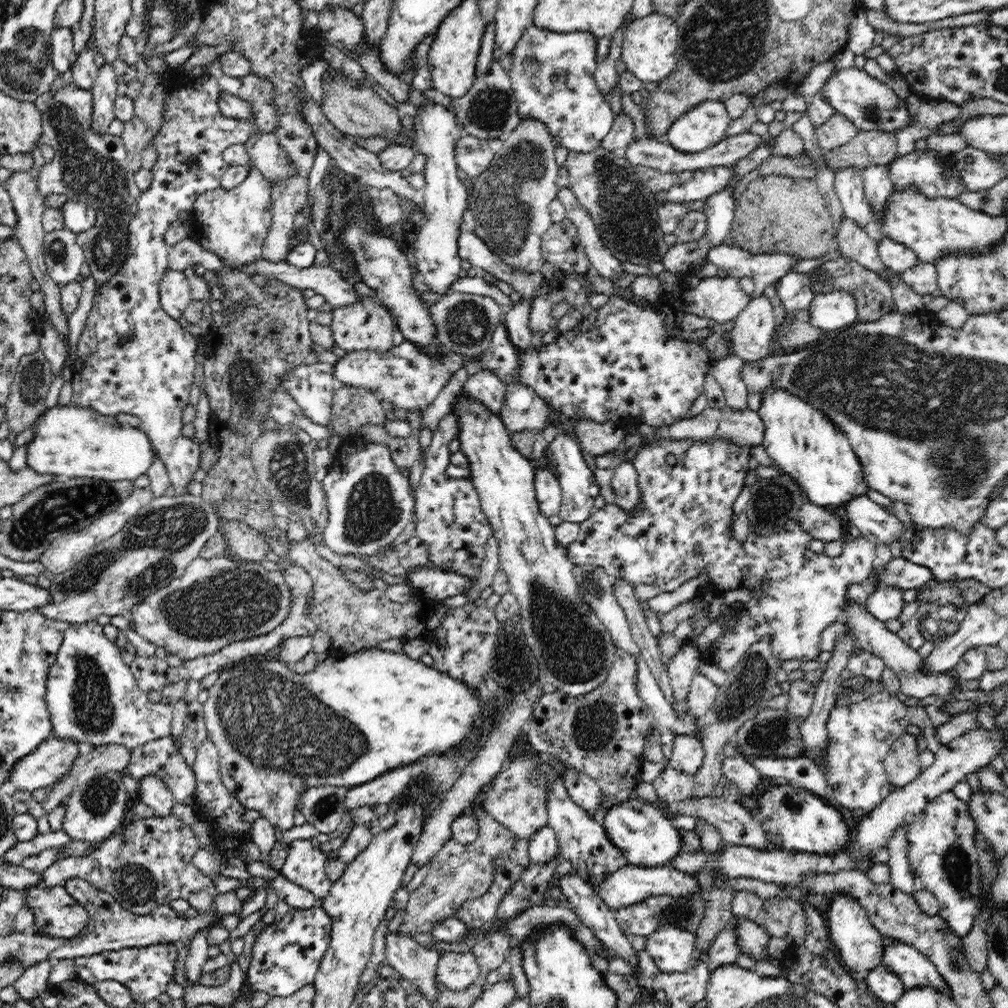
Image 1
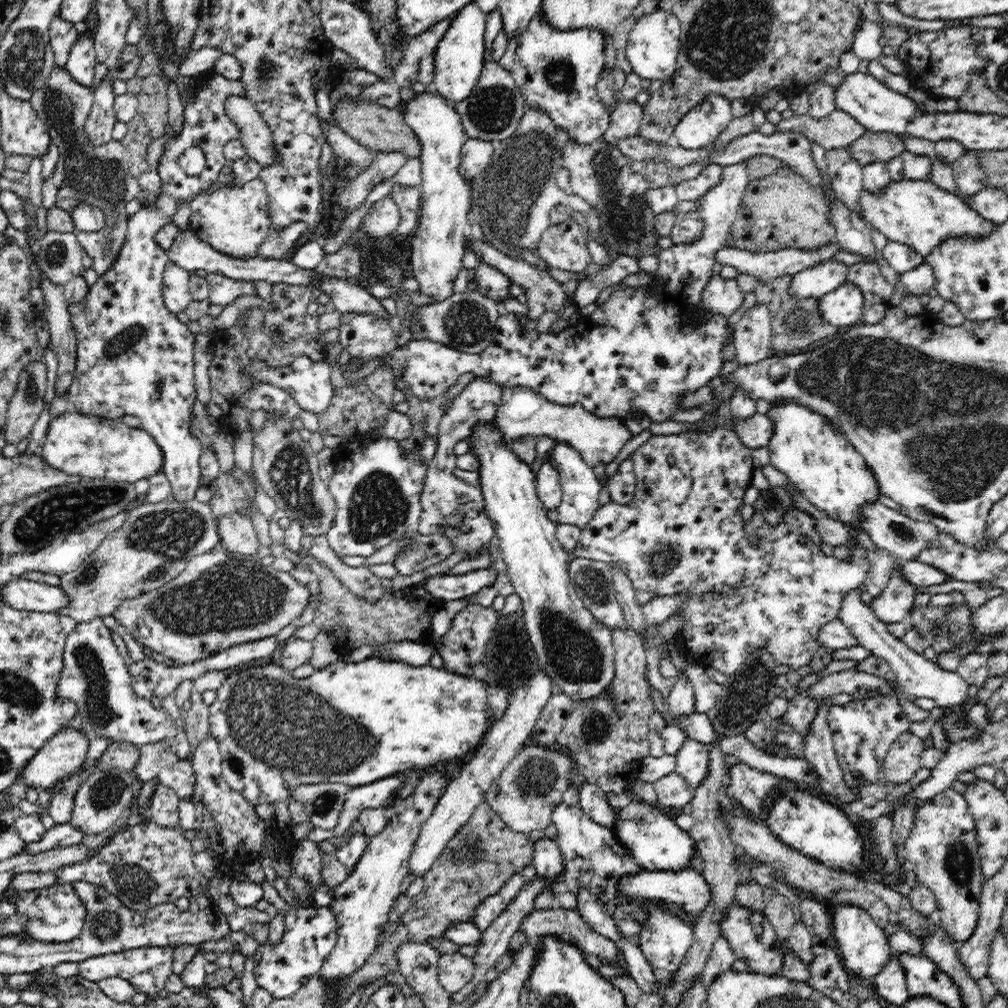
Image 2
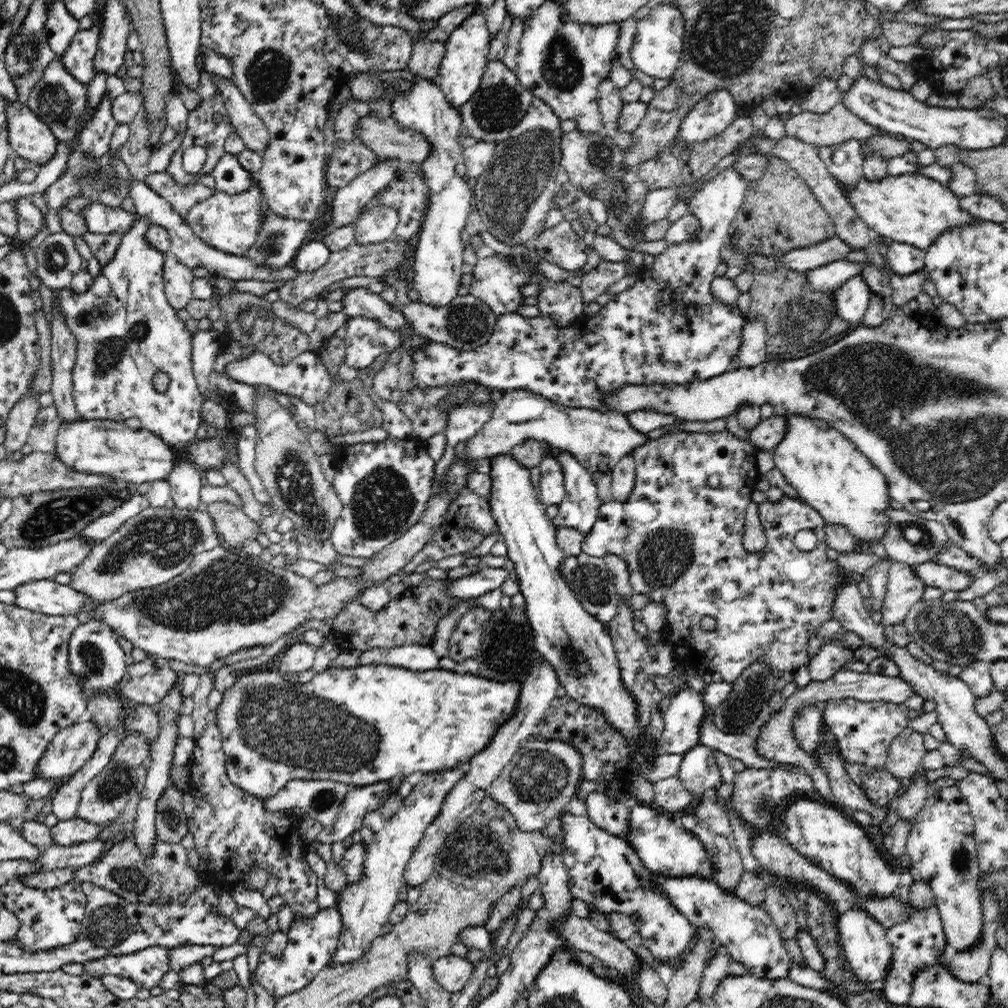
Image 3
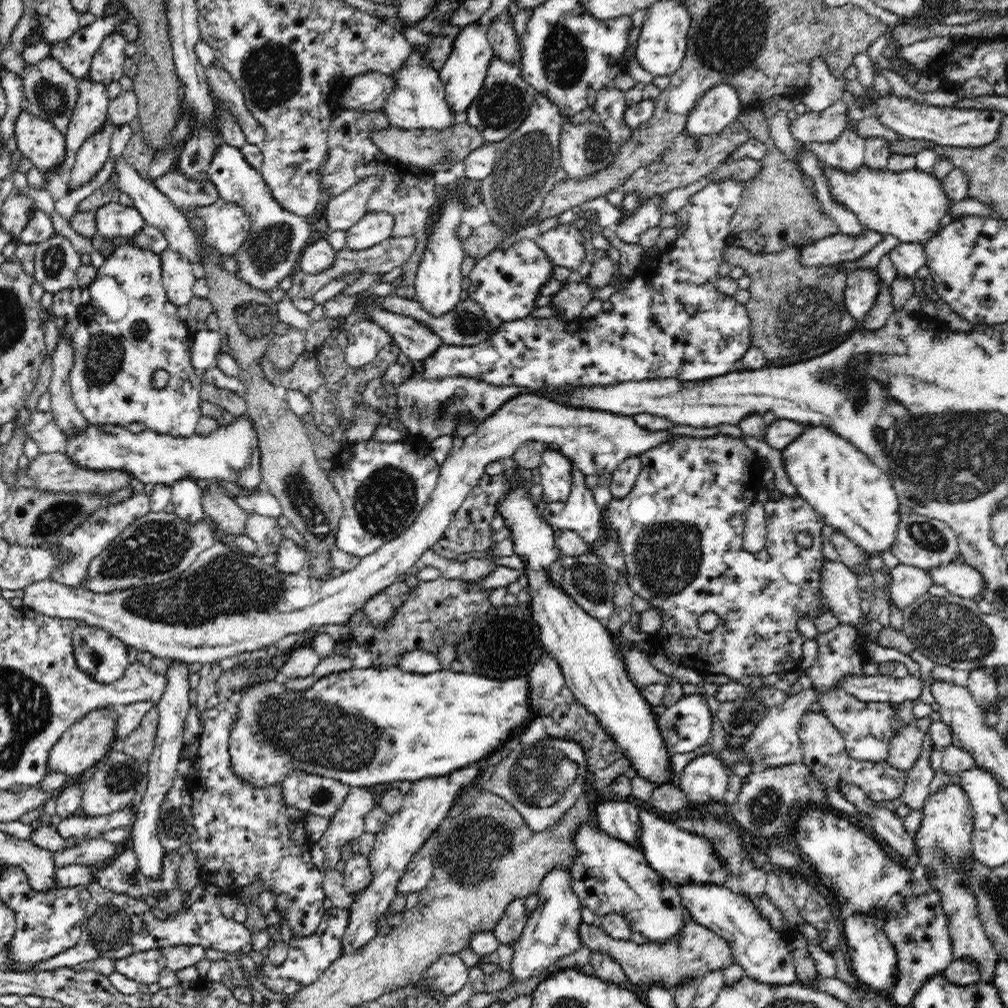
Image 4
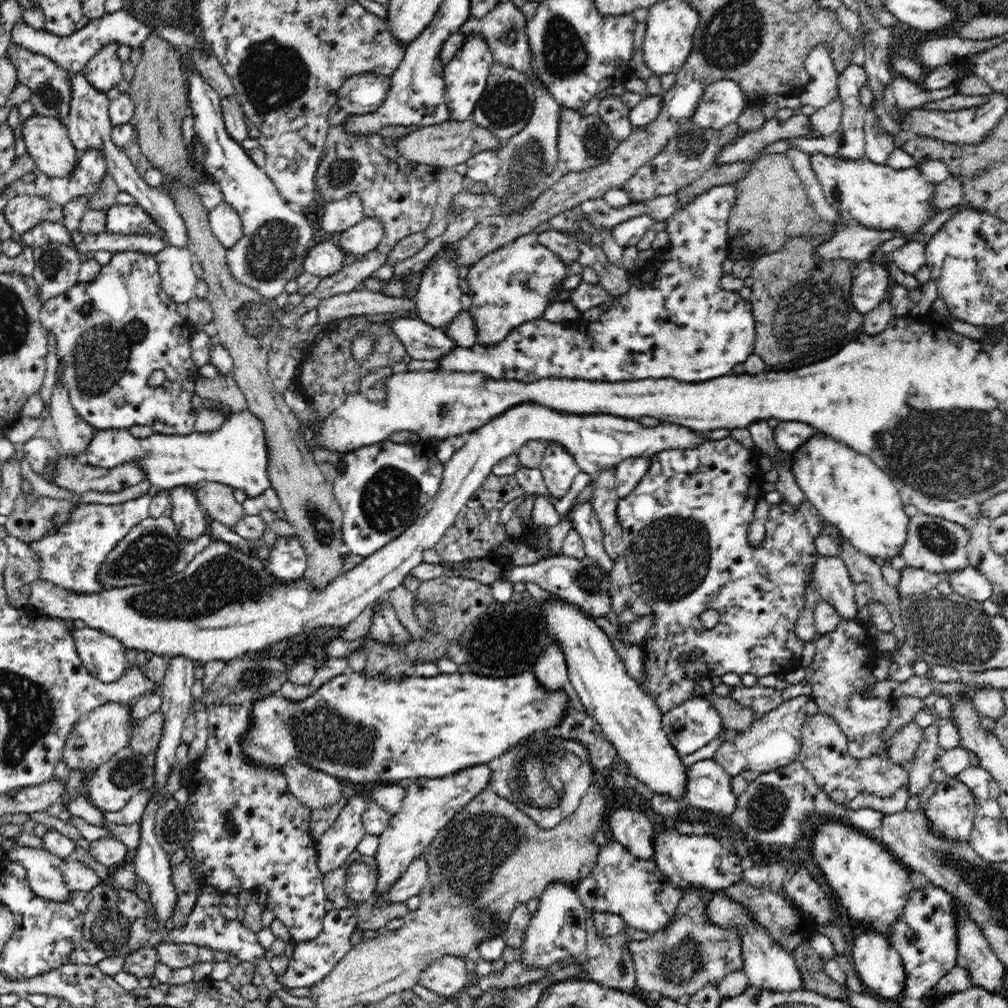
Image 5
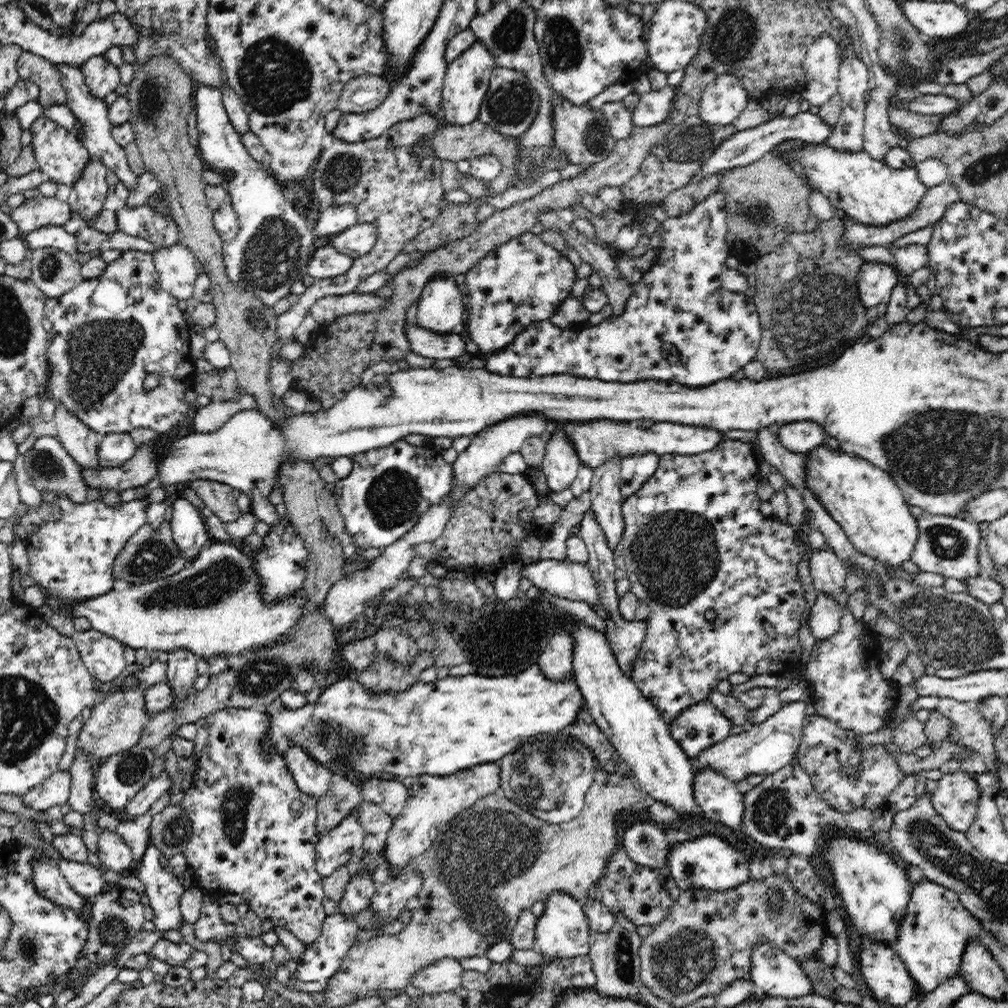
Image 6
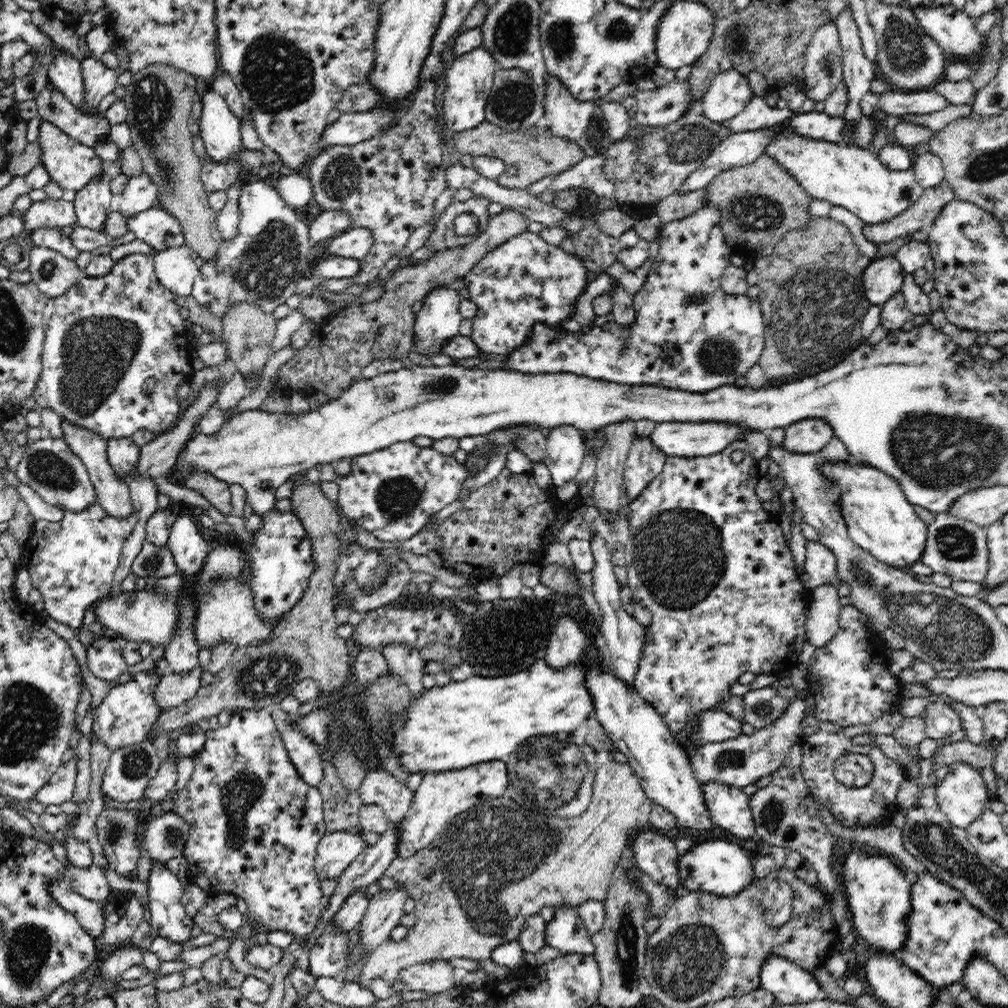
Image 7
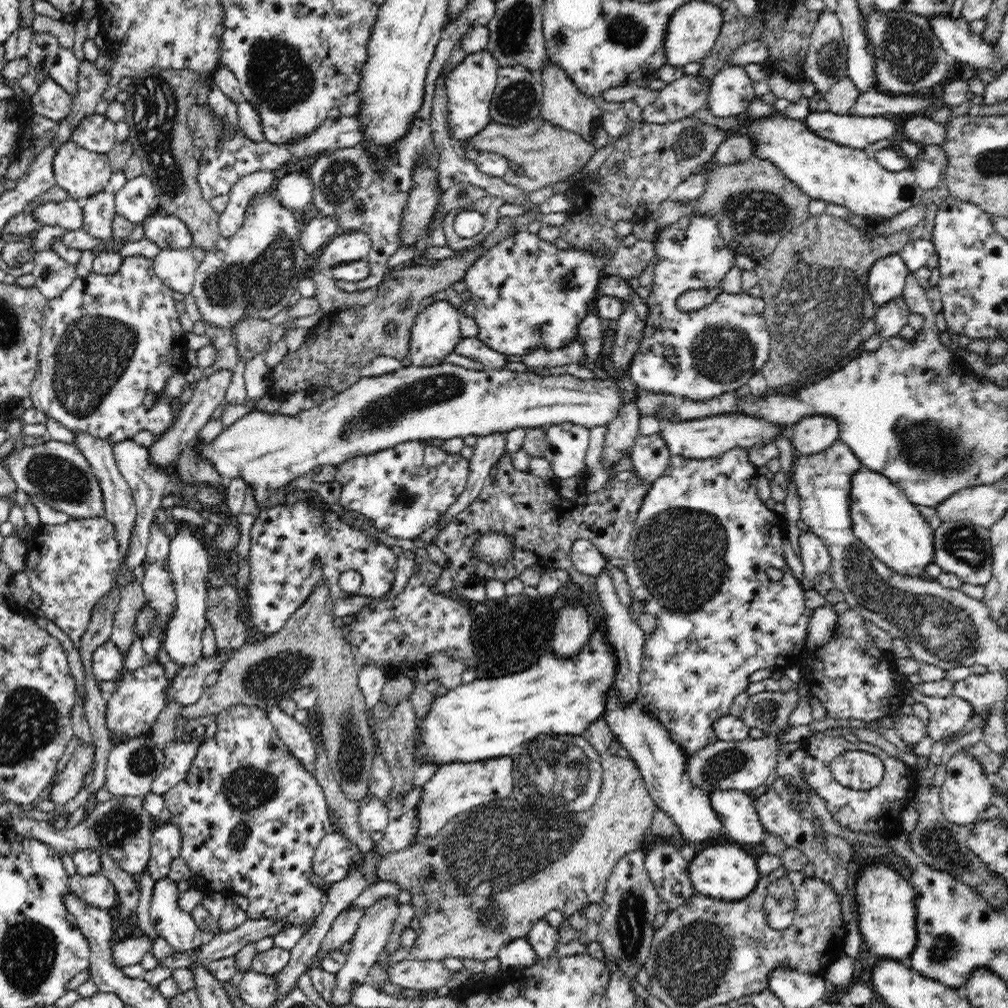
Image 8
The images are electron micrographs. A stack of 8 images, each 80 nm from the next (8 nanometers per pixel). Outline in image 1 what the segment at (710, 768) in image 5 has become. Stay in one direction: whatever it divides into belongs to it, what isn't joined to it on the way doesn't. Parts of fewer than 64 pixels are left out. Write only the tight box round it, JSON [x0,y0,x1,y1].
[668,734,704,775]

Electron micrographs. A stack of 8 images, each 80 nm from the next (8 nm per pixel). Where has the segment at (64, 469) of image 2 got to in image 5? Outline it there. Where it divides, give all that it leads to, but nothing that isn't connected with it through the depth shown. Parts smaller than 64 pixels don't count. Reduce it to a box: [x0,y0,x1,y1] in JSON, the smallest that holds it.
[80,410,270,498]

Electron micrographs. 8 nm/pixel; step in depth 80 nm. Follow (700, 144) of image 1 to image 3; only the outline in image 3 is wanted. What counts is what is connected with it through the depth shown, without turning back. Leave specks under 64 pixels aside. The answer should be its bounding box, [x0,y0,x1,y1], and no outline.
[679,90,739,145]

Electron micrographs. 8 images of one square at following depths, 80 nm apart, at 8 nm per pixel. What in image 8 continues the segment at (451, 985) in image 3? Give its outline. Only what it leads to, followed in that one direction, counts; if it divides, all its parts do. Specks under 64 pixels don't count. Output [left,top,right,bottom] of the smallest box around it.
[387,960,456,991]

